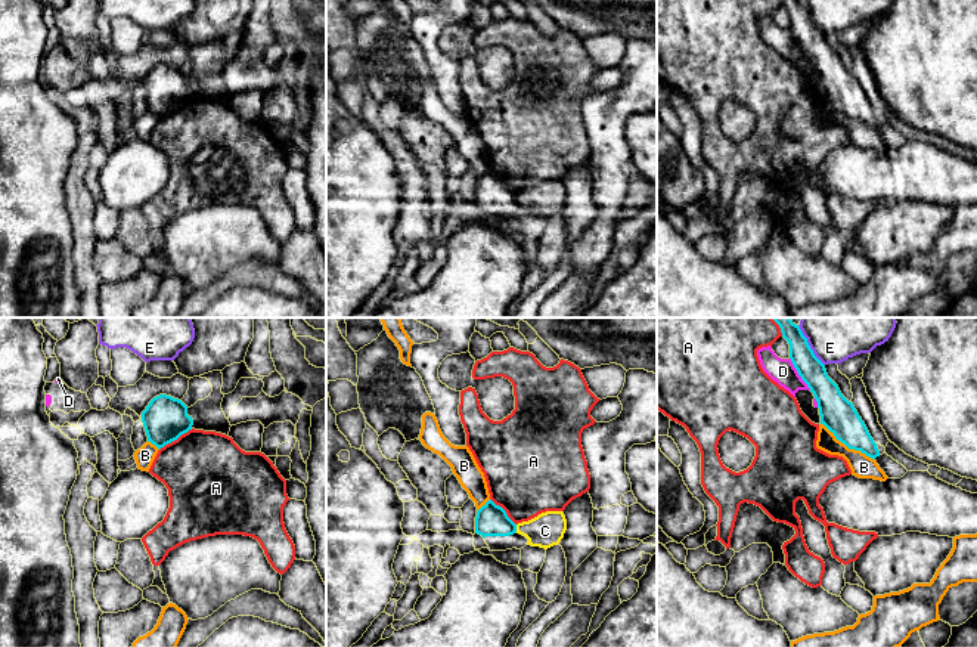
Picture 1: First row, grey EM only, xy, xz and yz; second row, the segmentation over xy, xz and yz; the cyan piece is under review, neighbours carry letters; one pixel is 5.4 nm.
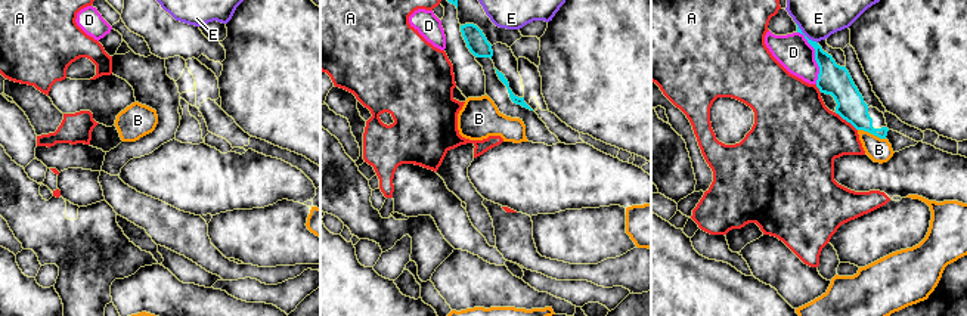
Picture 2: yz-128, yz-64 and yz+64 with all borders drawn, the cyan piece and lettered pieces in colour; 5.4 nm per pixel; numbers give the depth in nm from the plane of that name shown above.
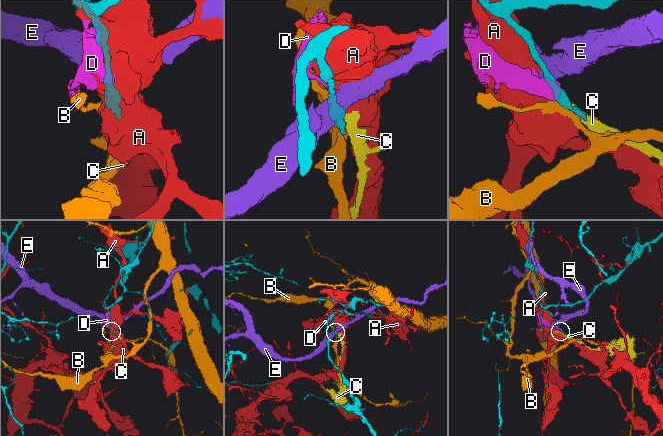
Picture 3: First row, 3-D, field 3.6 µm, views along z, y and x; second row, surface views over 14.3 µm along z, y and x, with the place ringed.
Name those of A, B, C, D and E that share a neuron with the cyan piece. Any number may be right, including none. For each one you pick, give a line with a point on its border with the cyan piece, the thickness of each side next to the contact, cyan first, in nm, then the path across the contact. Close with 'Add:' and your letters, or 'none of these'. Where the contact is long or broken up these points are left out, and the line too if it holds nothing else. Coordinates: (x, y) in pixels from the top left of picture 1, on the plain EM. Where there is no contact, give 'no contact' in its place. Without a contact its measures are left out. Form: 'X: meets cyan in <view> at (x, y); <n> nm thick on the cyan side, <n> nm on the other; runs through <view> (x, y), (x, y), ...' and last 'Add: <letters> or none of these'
Add: none of these

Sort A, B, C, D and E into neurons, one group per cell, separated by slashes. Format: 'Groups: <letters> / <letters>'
Groups: A / B / C / D / E

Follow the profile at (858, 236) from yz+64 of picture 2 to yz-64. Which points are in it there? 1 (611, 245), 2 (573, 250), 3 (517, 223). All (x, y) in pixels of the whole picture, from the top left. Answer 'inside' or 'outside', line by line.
1: inside
2: inside
3: outside

